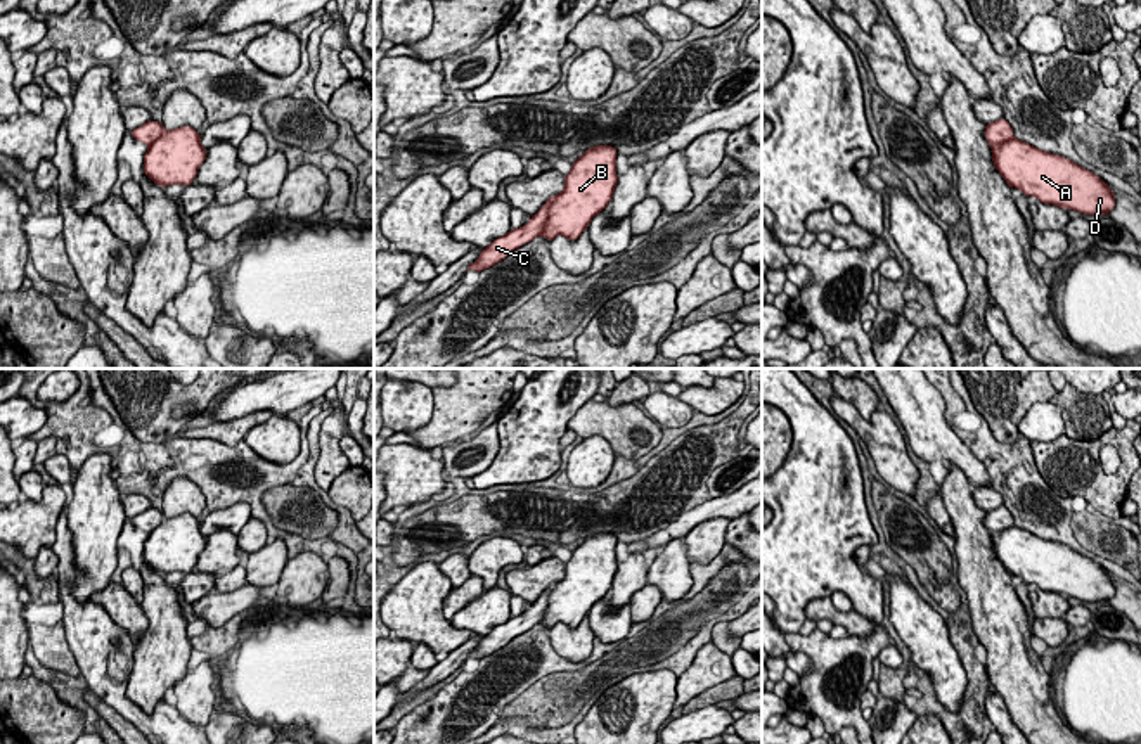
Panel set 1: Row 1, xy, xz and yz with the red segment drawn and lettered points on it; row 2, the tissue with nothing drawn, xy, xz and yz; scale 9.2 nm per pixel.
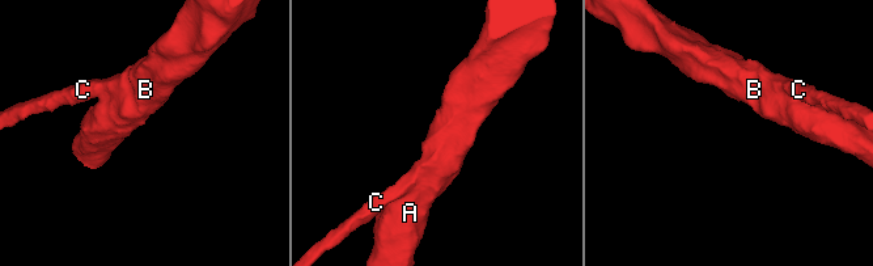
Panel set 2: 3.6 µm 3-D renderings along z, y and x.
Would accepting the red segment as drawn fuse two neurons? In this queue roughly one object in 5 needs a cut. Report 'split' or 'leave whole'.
leave whole

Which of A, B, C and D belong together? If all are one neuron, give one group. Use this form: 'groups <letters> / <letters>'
groups A B C D

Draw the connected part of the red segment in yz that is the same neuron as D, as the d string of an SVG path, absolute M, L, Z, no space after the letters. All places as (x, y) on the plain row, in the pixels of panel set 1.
M1004 505L985 512L985 526L997 561L1027 585L1035 583L1039 590L1086 602L1108 602L1115 595L1112 576L1101 564L1067 545L1016 528Z

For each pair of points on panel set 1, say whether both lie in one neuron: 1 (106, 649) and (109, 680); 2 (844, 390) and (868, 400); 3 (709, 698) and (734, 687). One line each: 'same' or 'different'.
1: same
2: same
3: same

